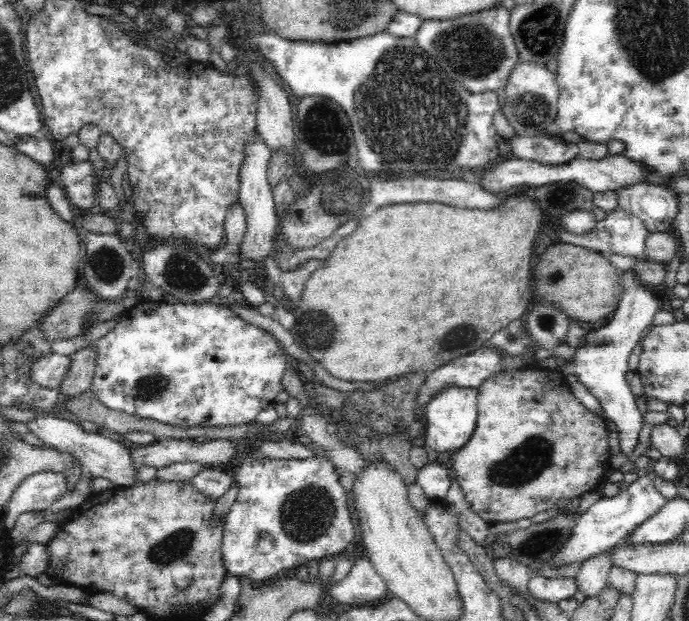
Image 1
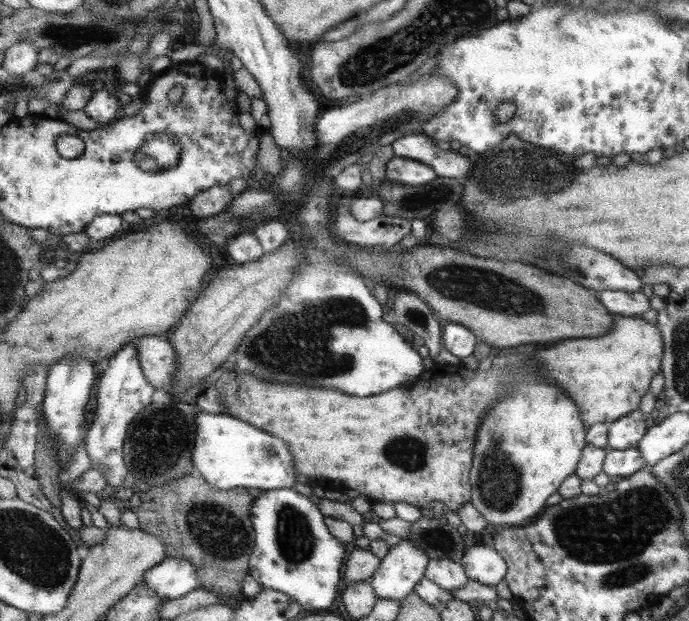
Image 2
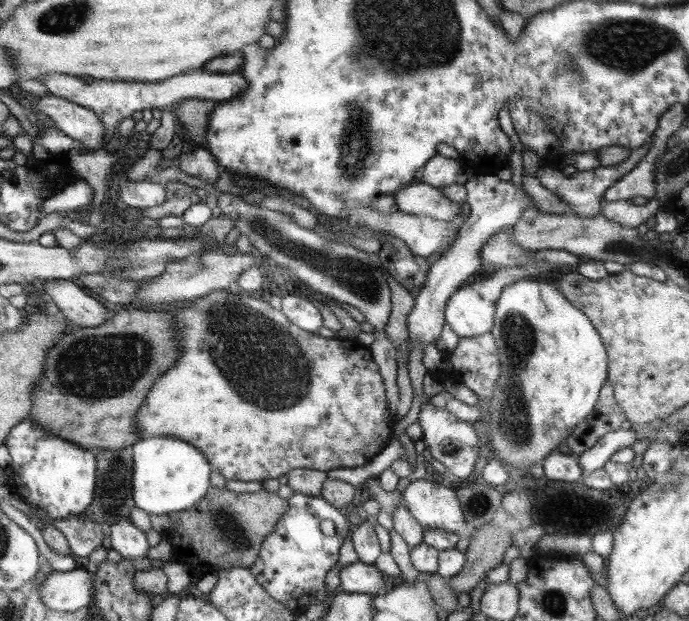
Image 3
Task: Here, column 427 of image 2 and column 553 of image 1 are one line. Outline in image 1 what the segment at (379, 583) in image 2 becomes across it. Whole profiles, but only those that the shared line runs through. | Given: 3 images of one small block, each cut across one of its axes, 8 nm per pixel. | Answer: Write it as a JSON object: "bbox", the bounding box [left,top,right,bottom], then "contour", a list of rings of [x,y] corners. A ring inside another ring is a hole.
{"bbox":[550,473,668,566],"contour":[[[642,473],[638,480],[631,483],[628,490],[619,492],[613,498],[602,497],[596,504],[589,508],[588,512],[580,515],[578,522],[574,524],[574,530],[566,540],[566,546],[554,554],[550,564],[554,566],[568,566],[570,561],[585,561],[600,553],[611,549],[627,537],[639,524],[642,524],[650,516],[654,516],[668,502],[654,485],[657,475]]]}

